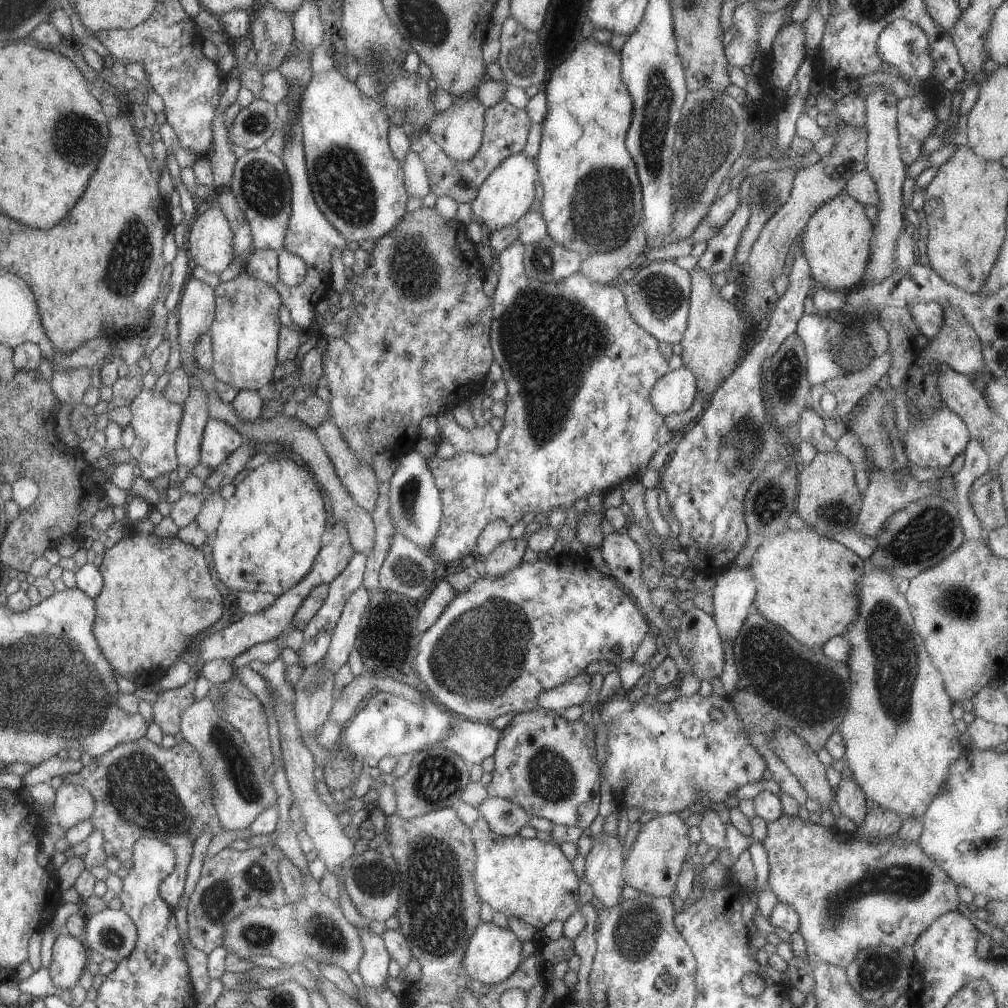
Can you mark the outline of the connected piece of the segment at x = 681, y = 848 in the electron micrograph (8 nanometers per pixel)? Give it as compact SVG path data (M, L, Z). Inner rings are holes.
M662 813L646 817L638 836L623 862L623 879L634 890L655 897L670 897L676 889L676 880L682 863L688 858L688 825L677 813Z

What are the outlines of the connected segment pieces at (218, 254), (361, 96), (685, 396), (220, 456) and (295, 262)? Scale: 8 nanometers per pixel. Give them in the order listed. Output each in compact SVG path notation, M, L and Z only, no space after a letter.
M219 206L196 216L184 245L191 266L202 266L220 275L233 260L233 238L230 223Z
M336 66L311 76L299 109L307 169L318 208L347 242L377 241L403 217L410 197L401 162L389 147L390 116Z
M682 366L661 376L651 390L654 408L665 418L686 412L696 400L697 382L693 372Z
M209 417L200 443L200 463L215 469L245 442L229 422Z
M264 146L246 151L236 161L229 188L250 223L254 248L278 254L279 275L284 284L294 286L302 282L306 263L284 248L291 215L291 180L282 158Z

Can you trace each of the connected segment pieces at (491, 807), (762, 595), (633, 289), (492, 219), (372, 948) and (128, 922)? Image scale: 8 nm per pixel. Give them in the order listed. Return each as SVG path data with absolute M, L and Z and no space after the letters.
M489 796L478 811L487 820L491 832L497 835L518 835L530 818L519 804L500 797Z
M789 529L780 535L772 536L768 542L755 548L752 562L746 568L757 582L753 608L807 647L823 646L829 638L844 635L845 630L857 617L859 598L855 588L857 580L866 570L863 559L845 545L824 537L814 529Z
M658 259L640 268L634 278L617 282L622 294L626 297L628 314L648 334L659 342L678 344L681 342L689 319L691 297L691 271L684 269L673 261Z
M523 152L510 155L504 159L481 184L478 196L471 202L471 218L482 226L488 227L488 232L499 231L504 227L516 224L528 211L536 196L536 181L540 180L536 159L528 158Z
M368 927L357 929L363 946L362 958L357 970L364 982L371 987L386 987L386 978L389 976L388 963L391 956L384 939Z
M106 907L86 918L83 943L89 952L99 952L105 959L119 963L135 947L137 928L126 911Z

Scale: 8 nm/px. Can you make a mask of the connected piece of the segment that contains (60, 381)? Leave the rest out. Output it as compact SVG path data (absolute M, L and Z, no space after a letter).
M88 367L66 369L53 374L50 386L62 406L75 407L90 386L91 376L92 371Z

